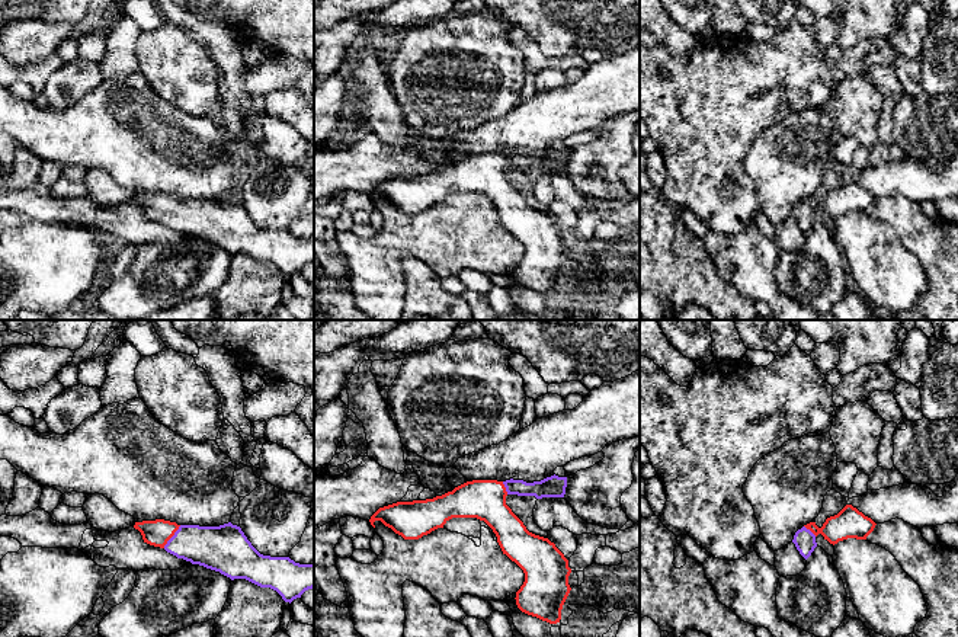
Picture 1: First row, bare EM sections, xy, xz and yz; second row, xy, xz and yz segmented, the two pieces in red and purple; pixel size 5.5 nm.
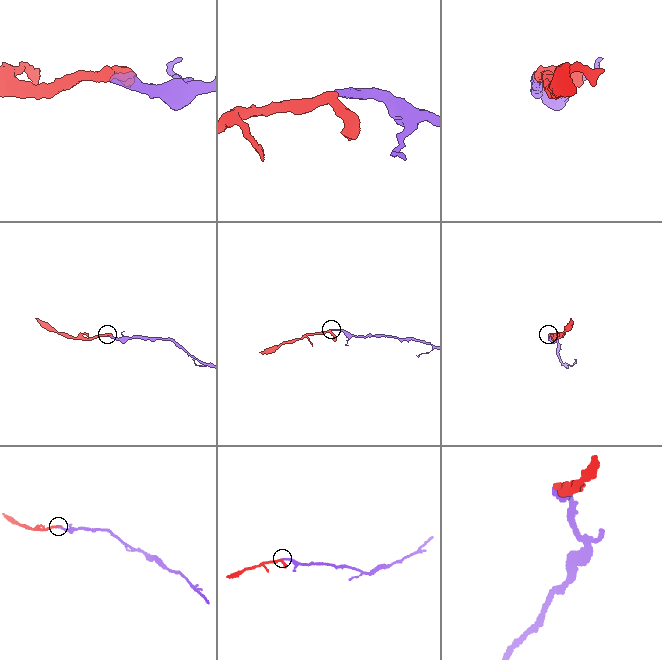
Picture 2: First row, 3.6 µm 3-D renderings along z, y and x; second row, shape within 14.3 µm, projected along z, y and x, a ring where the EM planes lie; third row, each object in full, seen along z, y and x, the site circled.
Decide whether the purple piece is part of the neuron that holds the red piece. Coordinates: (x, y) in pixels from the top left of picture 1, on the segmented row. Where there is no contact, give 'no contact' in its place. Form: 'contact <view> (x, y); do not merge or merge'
contact xy (172, 535); merge

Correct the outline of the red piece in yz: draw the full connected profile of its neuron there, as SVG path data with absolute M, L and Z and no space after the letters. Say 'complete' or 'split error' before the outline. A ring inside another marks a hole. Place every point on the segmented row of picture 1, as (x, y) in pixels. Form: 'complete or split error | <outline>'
split error | M846 505L837 515L827 518L821 528L816 522L804 525L795 532L792 542L807 560L817 547L816 537L818 534L834 545L848 538L866 540L875 525L871 518L865 516L856 508Z

